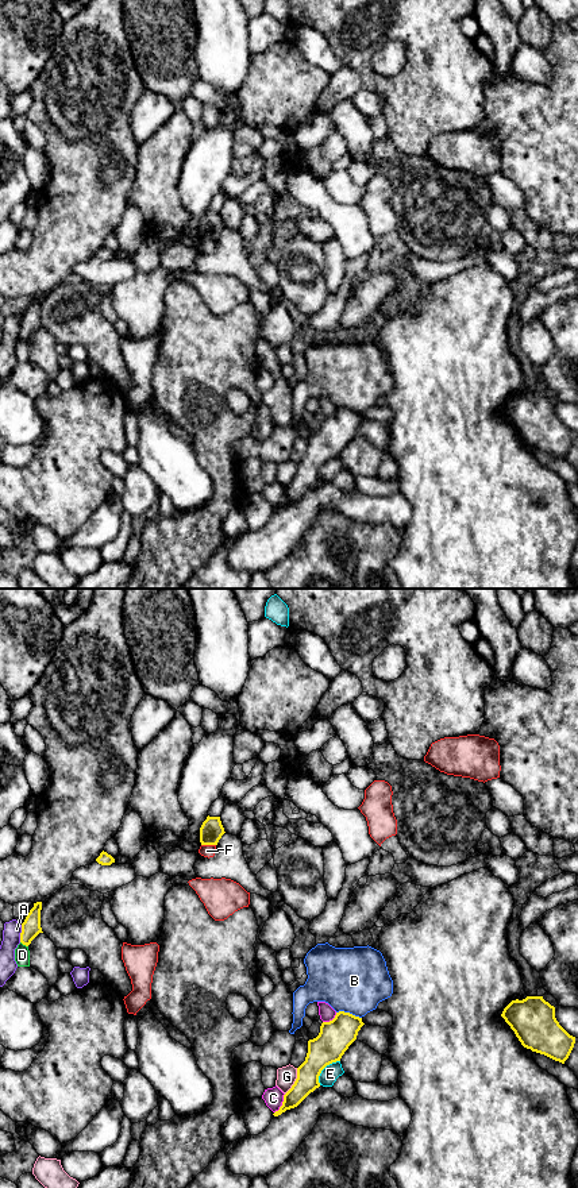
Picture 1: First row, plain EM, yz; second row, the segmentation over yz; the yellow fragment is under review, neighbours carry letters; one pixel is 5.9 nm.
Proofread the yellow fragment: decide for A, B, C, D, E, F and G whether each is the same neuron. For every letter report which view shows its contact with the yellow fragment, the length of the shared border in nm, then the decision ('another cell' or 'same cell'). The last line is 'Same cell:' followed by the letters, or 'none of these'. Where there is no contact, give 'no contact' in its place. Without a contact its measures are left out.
A: yz | 110 nm | another cell
B: yz | 160 nm | another cell
C: yz | 140 nm | another cell
D: yz | 60 nm | another cell
E: yz | 200 nm | another cell
F: yz | 90 nm | another cell
G: yz | 180 nm | another cell
Same cell: none of these

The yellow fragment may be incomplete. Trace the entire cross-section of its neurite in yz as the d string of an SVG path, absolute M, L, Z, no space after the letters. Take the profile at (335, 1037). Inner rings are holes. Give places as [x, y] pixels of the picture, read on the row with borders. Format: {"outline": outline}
{"outline": "M344 1011L336 1012L332 1021L321 1023L319 1035L308 1041L305 1061L297 1068L297 1079L284 1095L282 1106L273 1114L274 1116L297 1107L320 1087L321 1071L327 1065L340 1061L363 1025L362 1018Z"}

